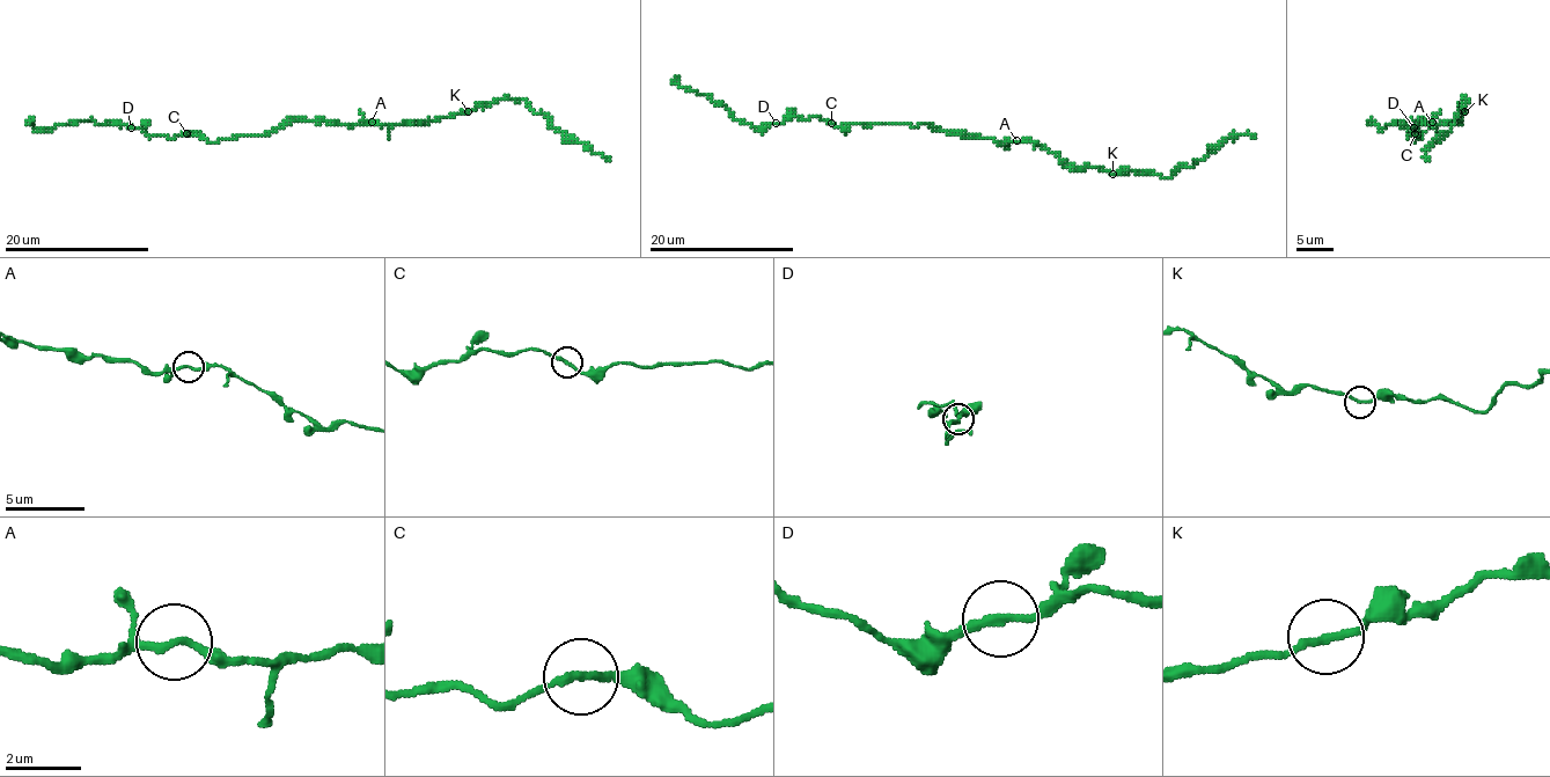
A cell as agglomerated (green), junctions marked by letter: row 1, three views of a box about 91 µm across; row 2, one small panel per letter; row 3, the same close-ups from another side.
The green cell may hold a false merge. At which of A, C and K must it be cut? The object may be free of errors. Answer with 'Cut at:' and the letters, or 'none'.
Cut at: none

